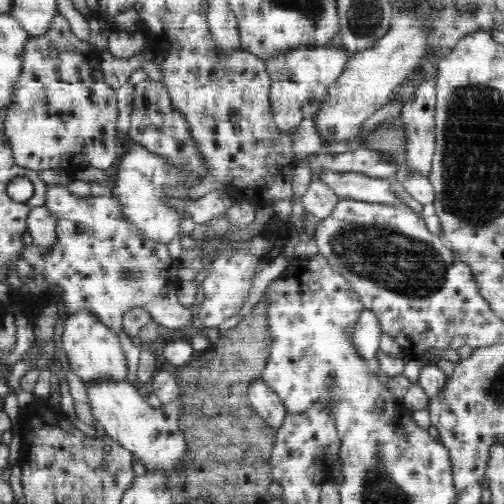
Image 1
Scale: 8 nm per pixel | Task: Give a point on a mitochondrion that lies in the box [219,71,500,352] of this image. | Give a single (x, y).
(381, 255)

